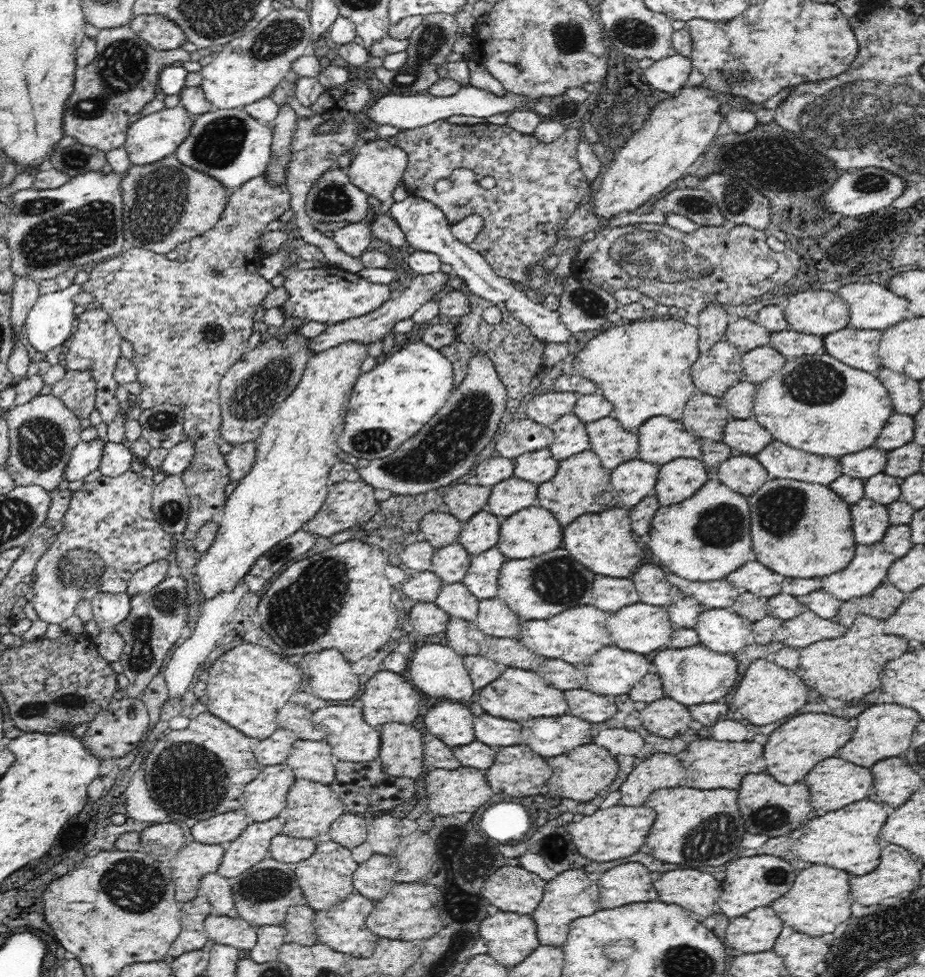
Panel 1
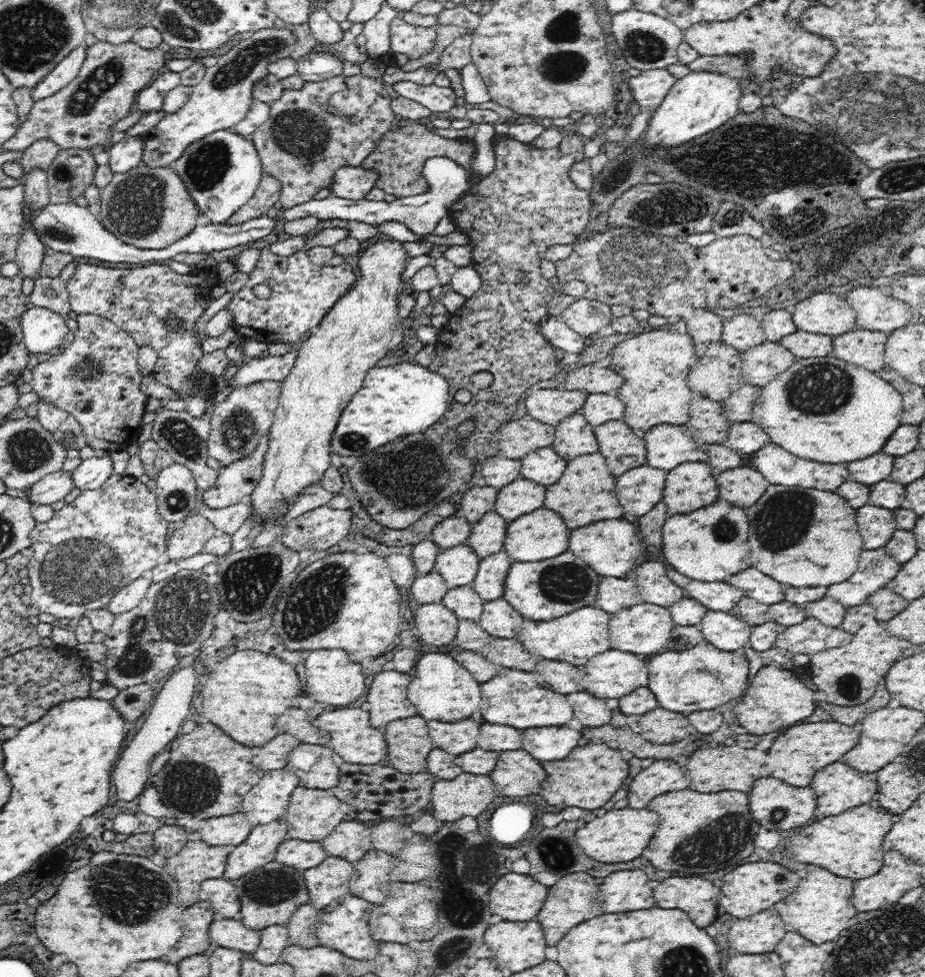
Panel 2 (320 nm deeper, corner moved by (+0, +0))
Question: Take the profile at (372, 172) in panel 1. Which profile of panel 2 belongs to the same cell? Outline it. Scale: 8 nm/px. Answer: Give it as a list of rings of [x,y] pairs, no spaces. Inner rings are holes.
[[[360,167],[339,168],[330,182],[330,194],[346,200],[362,200],[375,187],[376,171]]]

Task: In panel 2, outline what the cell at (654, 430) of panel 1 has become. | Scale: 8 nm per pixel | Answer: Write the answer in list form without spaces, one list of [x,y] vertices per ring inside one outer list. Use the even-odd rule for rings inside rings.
[[[661,424],[645,432],[647,464],[663,471],[685,462],[706,462],[706,452],[700,450],[687,425]]]

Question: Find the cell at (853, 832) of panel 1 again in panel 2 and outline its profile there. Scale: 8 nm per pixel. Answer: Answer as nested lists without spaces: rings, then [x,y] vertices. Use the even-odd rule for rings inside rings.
[[[861,804],[838,816],[830,816],[816,824],[802,826],[798,836],[792,838],[792,850],[796,860],[828,868],[836,876],[852,880],[874,876],[882,868],[882,840],[892,828],[894,816],[884,812],[882,808],[872,808],[872,804]]]

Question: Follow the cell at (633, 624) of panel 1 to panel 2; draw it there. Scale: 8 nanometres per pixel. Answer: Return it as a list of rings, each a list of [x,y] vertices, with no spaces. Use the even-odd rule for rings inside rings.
[[[640,603],[609,615],[610,648],[618,648],[622,652],[630,652],[641,657],[660,652],[667,645],[674,619],[668,608],[660,608],[657,604]]]

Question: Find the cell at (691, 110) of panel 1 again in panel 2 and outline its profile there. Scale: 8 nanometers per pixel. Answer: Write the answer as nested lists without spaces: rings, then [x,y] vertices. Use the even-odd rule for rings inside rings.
[[[691,70],[689,74],[674,83],[662,104],[657,106],[645,129],[645,144],[651,148],[676,146],[694,140],[706,132],[712,132],[714,128],[720,128],[726,120],[734,118],[741,112],[739,107],[741,96],[742,89],[738,78],[721,72]]]

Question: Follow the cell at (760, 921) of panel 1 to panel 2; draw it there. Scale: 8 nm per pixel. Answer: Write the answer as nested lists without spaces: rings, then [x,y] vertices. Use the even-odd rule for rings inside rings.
[[[770,908],[745,919],[734,919],[727,937],[729,946],[740,954],[762,955],[774,951],[784,934],[782,917]]]

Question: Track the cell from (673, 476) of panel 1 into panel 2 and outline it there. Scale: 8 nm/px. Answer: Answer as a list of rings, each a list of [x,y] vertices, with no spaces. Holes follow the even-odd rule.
[[[685,462],[667,471],[663,490],[667,513],[687,514],[716,502],[719,490],[712,474],[710,466],[698,462]]]

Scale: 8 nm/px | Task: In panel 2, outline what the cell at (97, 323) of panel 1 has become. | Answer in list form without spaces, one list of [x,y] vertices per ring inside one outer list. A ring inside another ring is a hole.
[[[77,315],[77,331],[72,342],[62,346],[59,351],[52,352],[52,356],[37,364],[32,372],[32,390],[38,396],[38,402],[44,401],[62,411],[72,415],[85,434],[87,446],[93,450],[106,450],[112,453],[126,450],[128,446],[138,442],[138,436],[144,425],[142,420],[146,414],[149,397],[145,395],[141,384],[144,376],[138,365],[138,349],[136,341],[110,319],[98,315]]]

